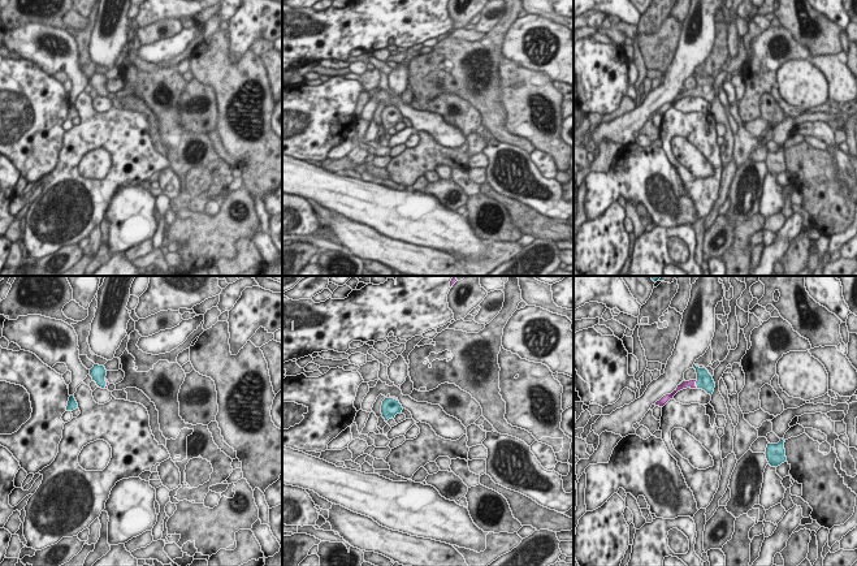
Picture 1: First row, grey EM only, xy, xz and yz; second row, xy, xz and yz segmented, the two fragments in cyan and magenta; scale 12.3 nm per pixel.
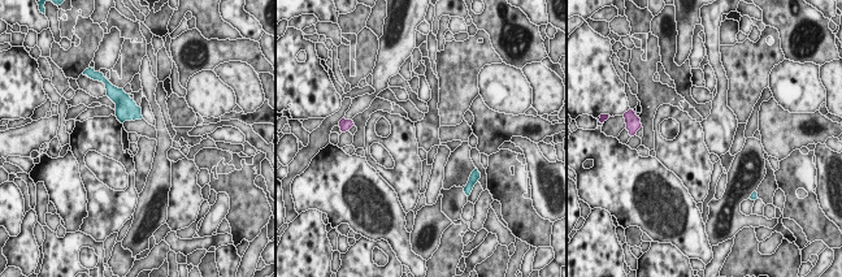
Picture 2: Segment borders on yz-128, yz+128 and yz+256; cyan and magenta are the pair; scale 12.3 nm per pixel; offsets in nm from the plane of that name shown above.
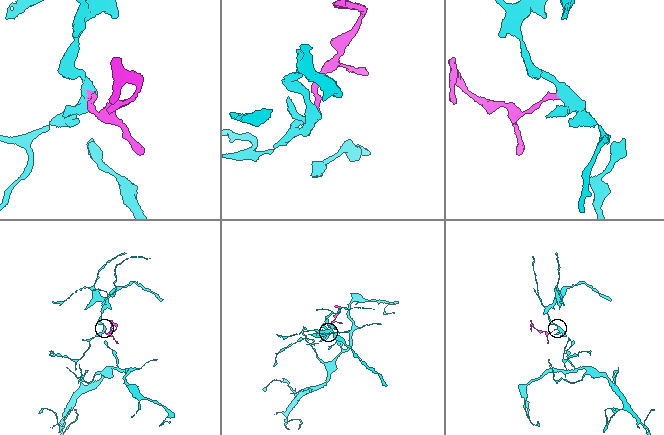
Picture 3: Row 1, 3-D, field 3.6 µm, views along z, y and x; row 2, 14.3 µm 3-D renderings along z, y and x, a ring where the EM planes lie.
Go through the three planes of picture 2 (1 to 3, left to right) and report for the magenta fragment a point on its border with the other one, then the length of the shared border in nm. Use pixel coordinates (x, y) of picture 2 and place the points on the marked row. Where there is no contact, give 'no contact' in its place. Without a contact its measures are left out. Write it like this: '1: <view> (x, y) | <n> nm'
1: no contact
2: no contact
3: no contact

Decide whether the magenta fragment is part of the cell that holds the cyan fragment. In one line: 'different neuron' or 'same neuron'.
same neuron

